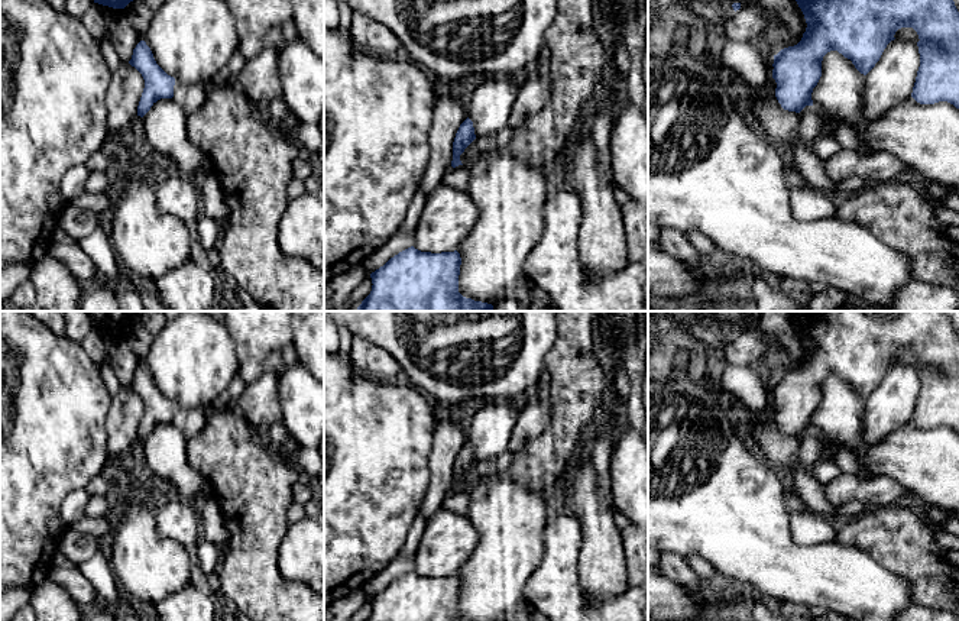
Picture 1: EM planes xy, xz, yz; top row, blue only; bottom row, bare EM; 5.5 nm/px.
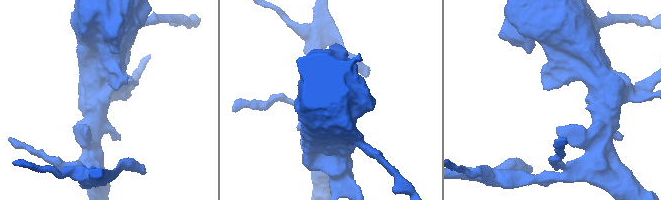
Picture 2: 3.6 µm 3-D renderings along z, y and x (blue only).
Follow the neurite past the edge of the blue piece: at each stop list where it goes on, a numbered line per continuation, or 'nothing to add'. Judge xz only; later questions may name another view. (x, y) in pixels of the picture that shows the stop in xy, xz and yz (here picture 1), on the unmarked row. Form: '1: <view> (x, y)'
nothing to add

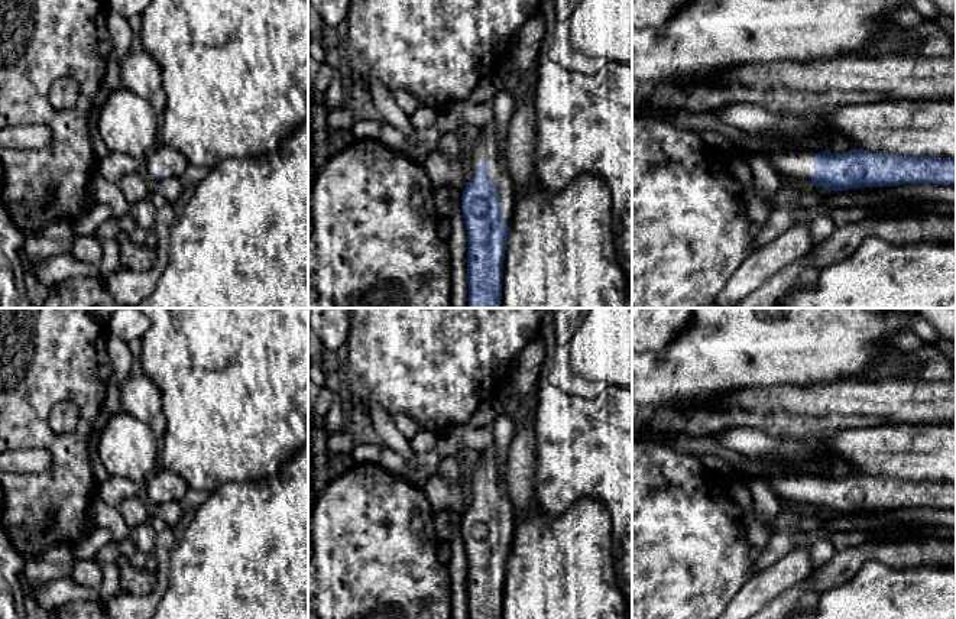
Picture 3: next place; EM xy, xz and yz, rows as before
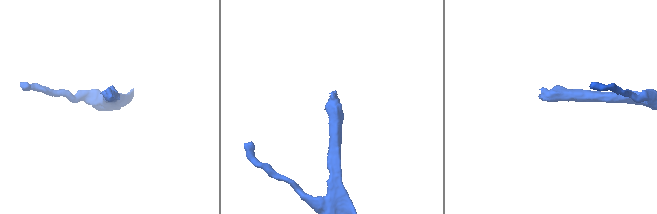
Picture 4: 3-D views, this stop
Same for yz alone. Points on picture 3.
1: yz (790, 485)

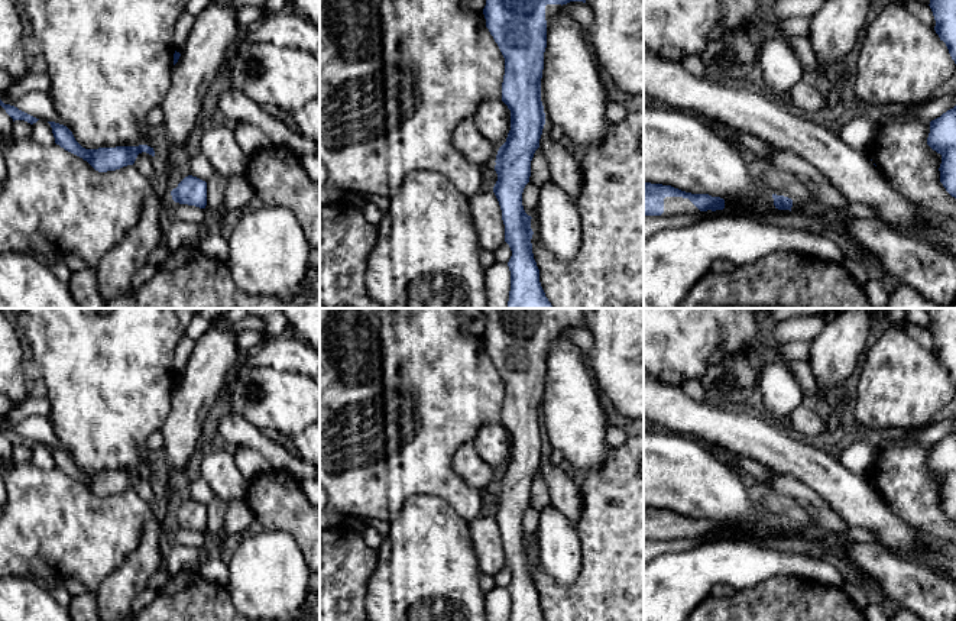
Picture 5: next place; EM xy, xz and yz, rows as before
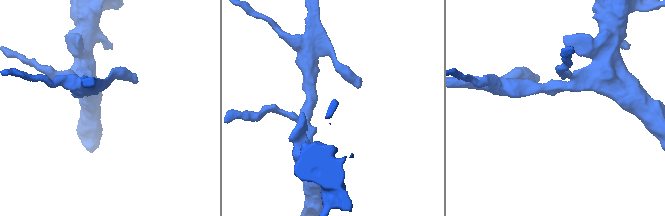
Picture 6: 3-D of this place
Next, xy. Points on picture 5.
nothing to add

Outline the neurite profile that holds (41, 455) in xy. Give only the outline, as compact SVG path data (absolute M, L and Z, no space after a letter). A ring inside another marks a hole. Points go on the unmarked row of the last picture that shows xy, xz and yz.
M38 444L32 449L30 462L45 470L51 470L55 468L52 452L46 444Z

